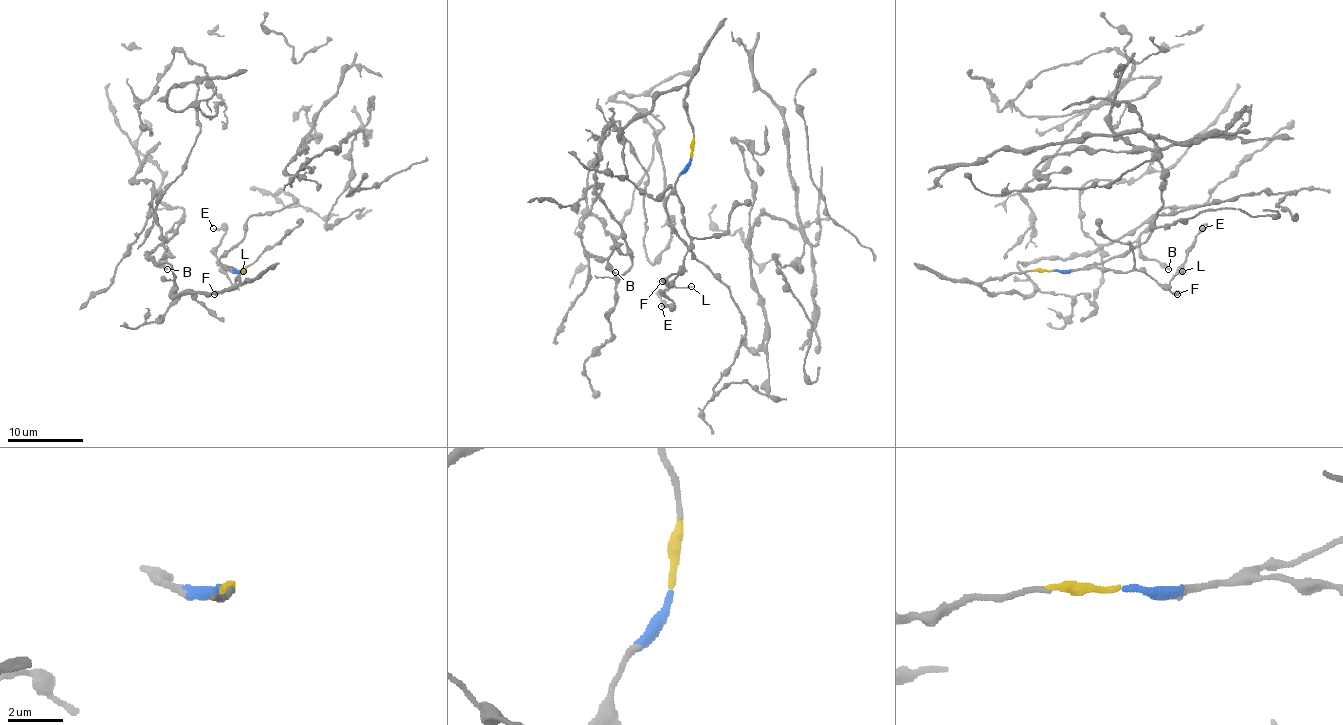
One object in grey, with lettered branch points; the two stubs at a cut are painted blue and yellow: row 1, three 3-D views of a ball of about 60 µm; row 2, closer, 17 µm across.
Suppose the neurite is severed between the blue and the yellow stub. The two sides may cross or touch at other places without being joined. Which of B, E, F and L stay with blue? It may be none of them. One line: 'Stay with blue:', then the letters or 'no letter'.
Stay with blue: E, F, L

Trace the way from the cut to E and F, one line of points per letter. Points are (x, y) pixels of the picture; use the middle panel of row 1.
E: (692, 158), (675, 184), (690, 247), (682, 272), (663, 292), (673, 302), (661, 306)
F: (692, 158), (675, 184), (690, 247), (684, 264), (661, 281)

